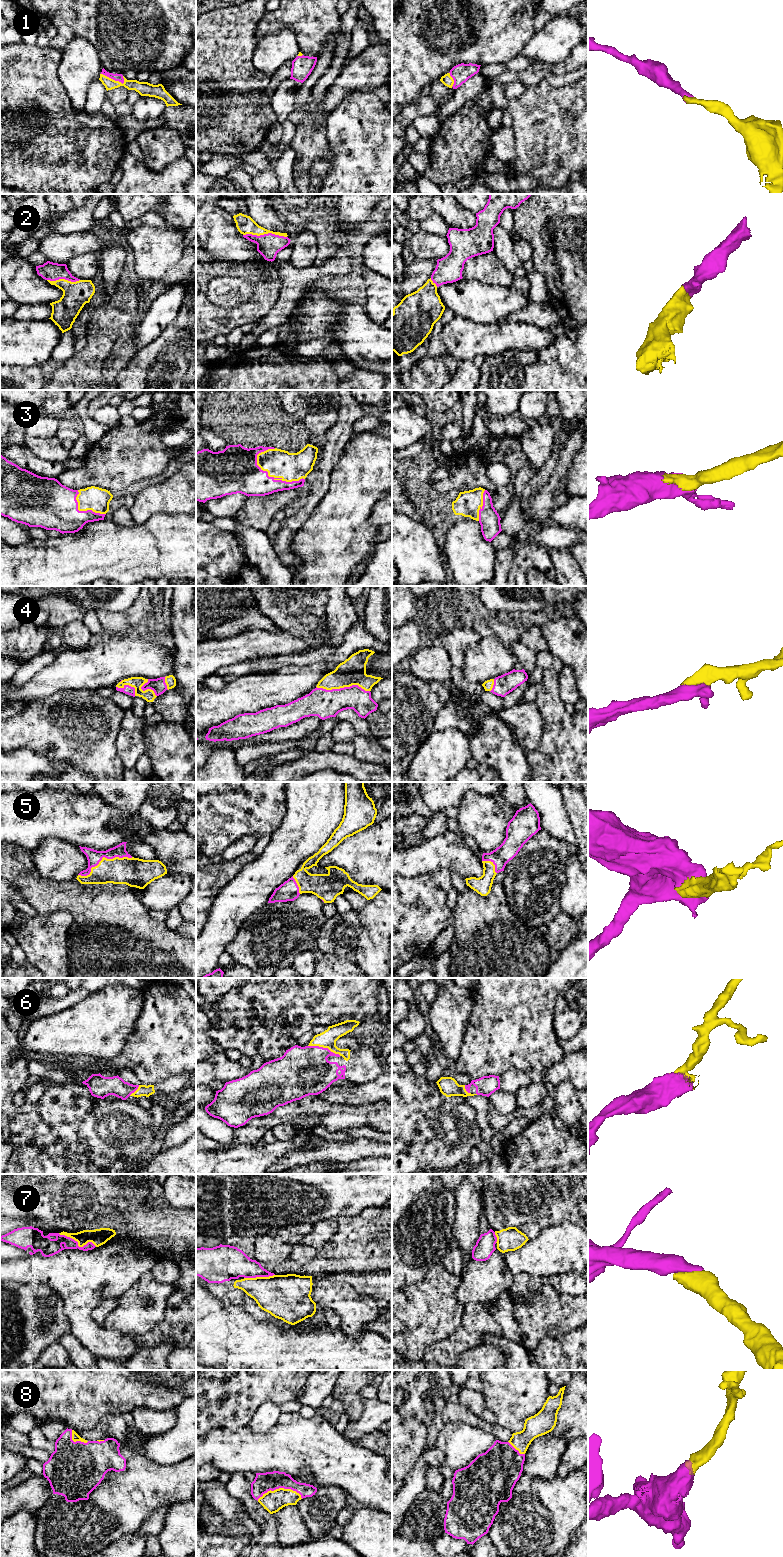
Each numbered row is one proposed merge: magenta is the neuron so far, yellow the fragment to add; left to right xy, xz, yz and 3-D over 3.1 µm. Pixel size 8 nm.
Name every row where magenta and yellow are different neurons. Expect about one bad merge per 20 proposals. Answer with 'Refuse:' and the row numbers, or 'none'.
Refuse: none

